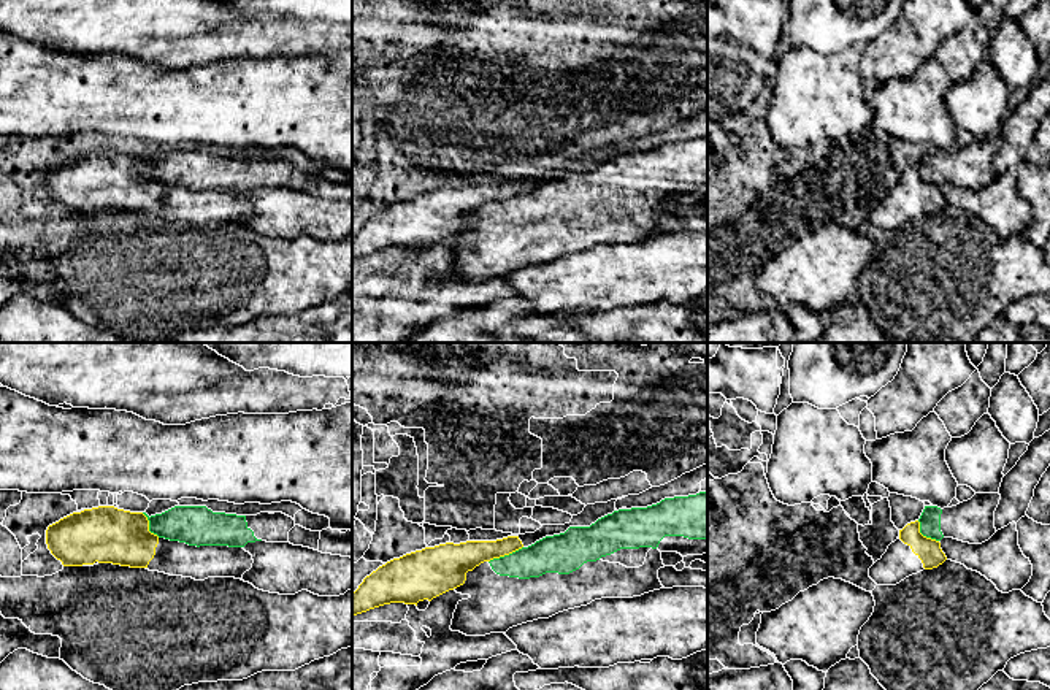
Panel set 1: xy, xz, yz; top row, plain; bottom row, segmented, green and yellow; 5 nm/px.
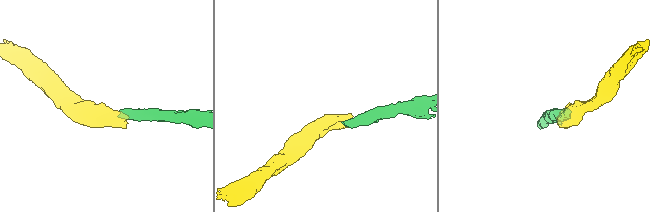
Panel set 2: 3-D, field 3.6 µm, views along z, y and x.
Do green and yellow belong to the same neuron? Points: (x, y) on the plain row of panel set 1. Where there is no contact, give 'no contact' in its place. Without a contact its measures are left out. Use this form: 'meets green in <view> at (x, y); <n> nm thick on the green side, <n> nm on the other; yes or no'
meets green in xz at (505, 200); 190 nm thick on the green side, 170 nm on the other; no

